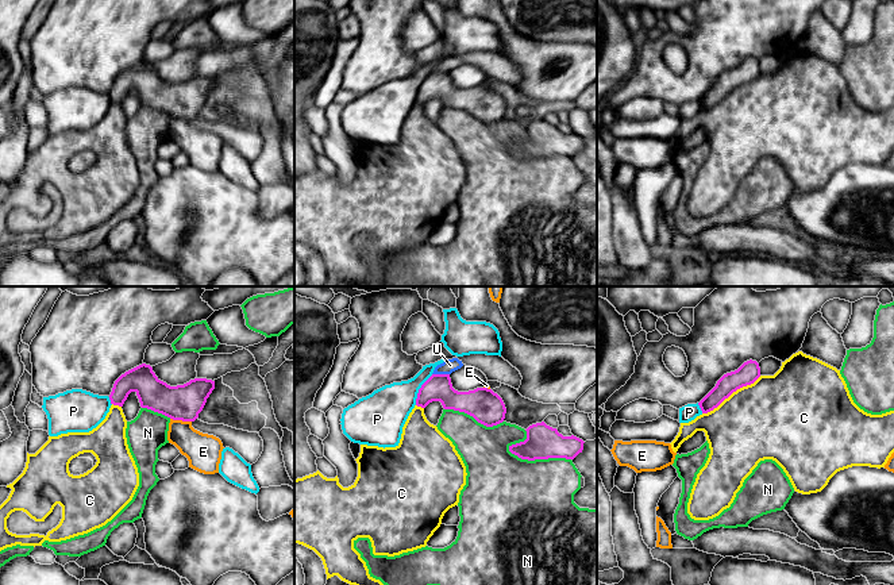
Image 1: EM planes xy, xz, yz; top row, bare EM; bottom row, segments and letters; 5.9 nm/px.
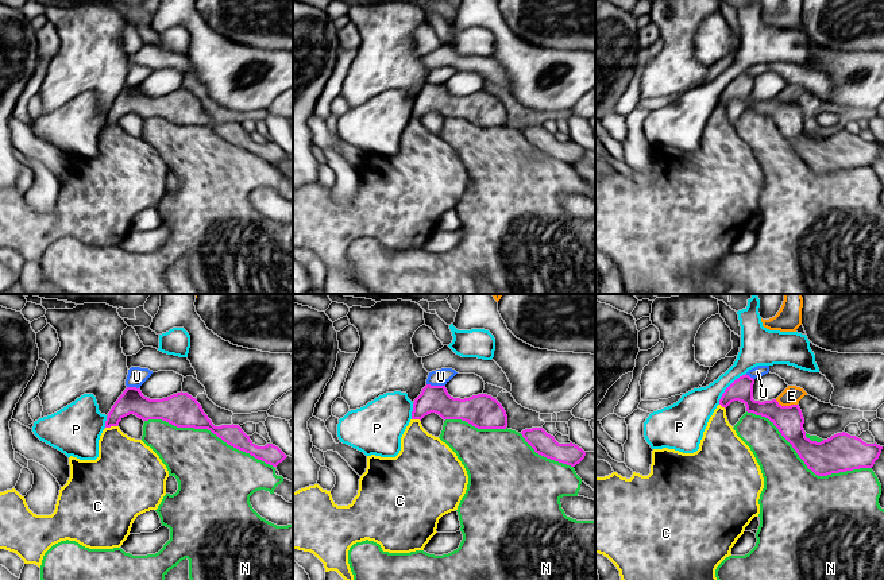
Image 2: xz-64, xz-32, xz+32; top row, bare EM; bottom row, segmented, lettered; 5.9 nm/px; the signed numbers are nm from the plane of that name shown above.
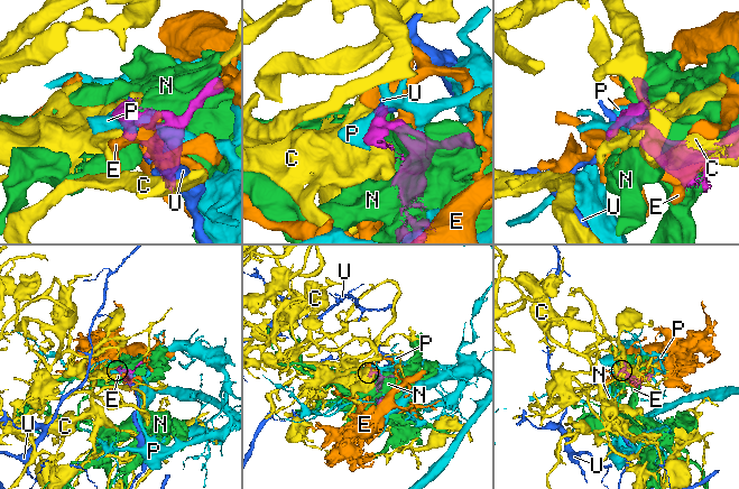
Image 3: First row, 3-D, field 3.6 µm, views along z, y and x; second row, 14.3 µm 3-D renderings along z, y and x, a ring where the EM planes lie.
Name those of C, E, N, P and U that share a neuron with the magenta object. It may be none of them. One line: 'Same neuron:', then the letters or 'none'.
Same neuron: none

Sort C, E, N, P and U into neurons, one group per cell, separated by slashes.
C / E / N / P / U

